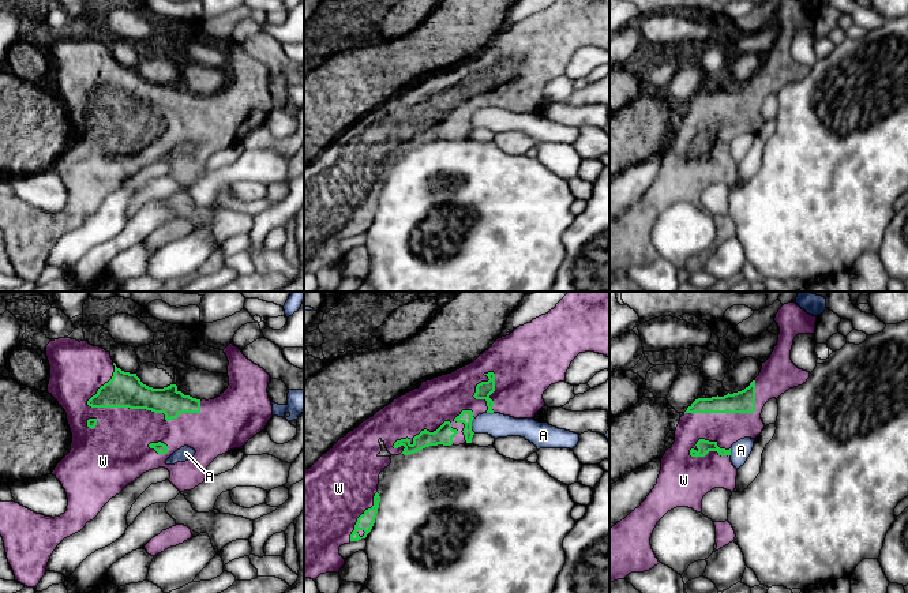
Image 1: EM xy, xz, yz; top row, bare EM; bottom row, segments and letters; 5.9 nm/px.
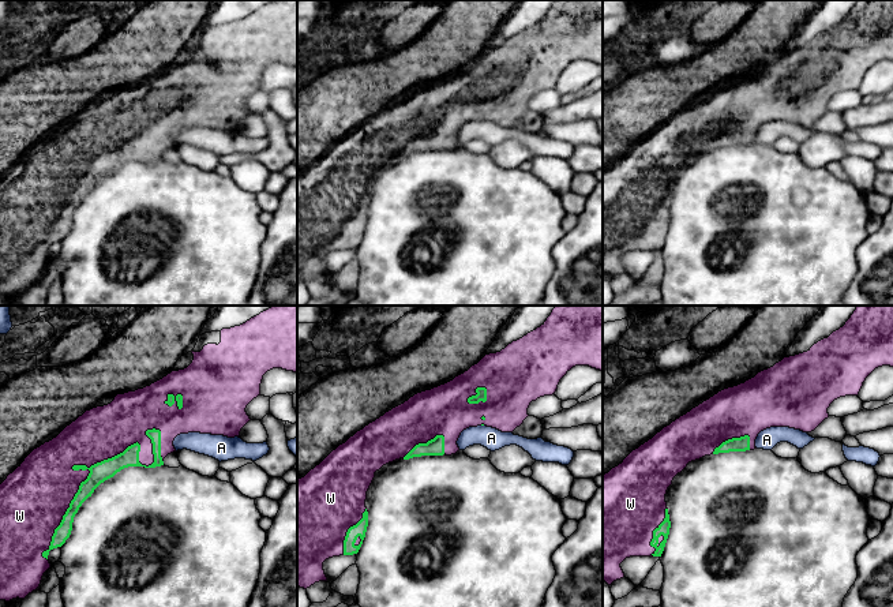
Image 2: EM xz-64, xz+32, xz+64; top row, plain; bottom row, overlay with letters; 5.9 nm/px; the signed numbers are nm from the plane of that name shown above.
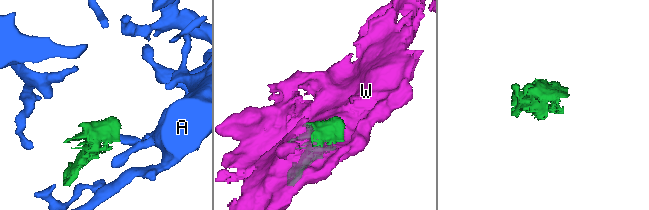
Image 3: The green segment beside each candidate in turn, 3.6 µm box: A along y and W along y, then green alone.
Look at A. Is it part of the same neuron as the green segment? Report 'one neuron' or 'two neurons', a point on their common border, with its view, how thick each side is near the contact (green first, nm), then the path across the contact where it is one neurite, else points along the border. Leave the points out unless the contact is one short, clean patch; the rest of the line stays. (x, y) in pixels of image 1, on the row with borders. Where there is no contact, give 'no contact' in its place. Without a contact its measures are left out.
two neurons | xz (471, 426) | 80/140 nm | along xz (473, 417), (472, 430), (475, 432)

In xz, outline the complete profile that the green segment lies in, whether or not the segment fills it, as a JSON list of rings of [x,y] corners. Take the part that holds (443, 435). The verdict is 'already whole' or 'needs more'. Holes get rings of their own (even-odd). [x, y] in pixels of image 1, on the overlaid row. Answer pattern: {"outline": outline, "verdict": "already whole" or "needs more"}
{"outline": [[[569,292],[548,314],[498,338],[473,363],[451,374],[423,382],[419,389],[394,399],[341,438],[309,469],[304,470],[304,577],[316,581],[320,574],[339,573],[345,564],[339,547],[365,538],[371,532],[380,502],[379,474],[391,463],[390,457],[379,455],[380,440],[391,455],[409,455],[429,446],[472,443],[474,435],[472,421],[483,413],[533,419],[543,406],[547,406],[543,399],[544,391],[551,384],[564,382],[571,361],[585,352],[609,357],[609,292]]], "verdict": "needs more"}

